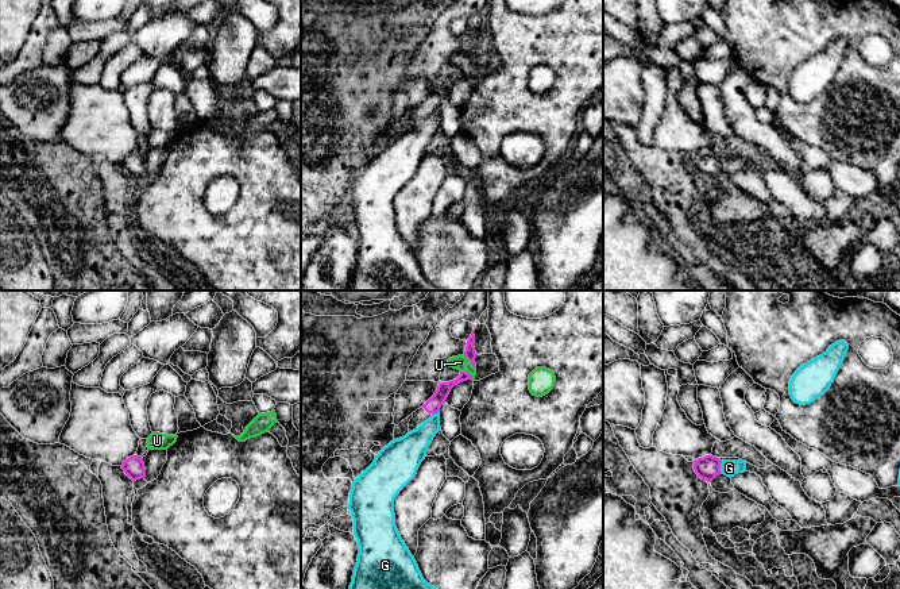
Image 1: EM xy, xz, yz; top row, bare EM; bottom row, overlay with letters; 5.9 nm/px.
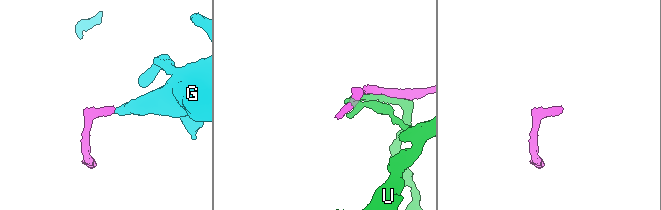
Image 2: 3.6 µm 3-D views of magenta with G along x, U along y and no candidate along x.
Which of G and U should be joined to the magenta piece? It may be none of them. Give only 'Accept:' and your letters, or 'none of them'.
Accept: none of them

